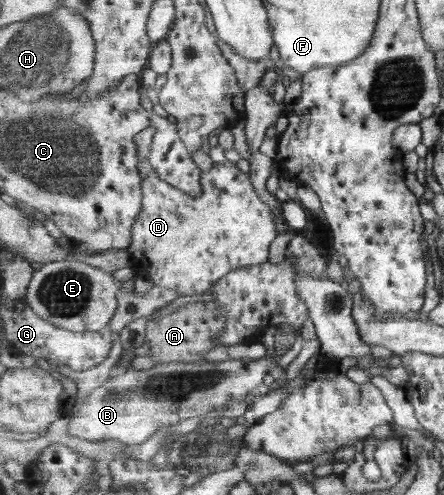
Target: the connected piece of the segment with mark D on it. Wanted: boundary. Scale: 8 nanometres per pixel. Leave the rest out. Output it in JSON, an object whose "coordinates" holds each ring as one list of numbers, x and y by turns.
{"coordinates":[[149,126,136,135,141,157,141,176,144,177,144,205,133,227,133,243,128,250,143,276,151,279,156,287,173,289,179,296,201,296,211,291,213,285,228,273,269,262,270,249,277,237,276,213,257,195,248,173,243,173,237,163,226,160,204,172,201,196,179,191,172,183,161,179,149,163,156,130]]}

